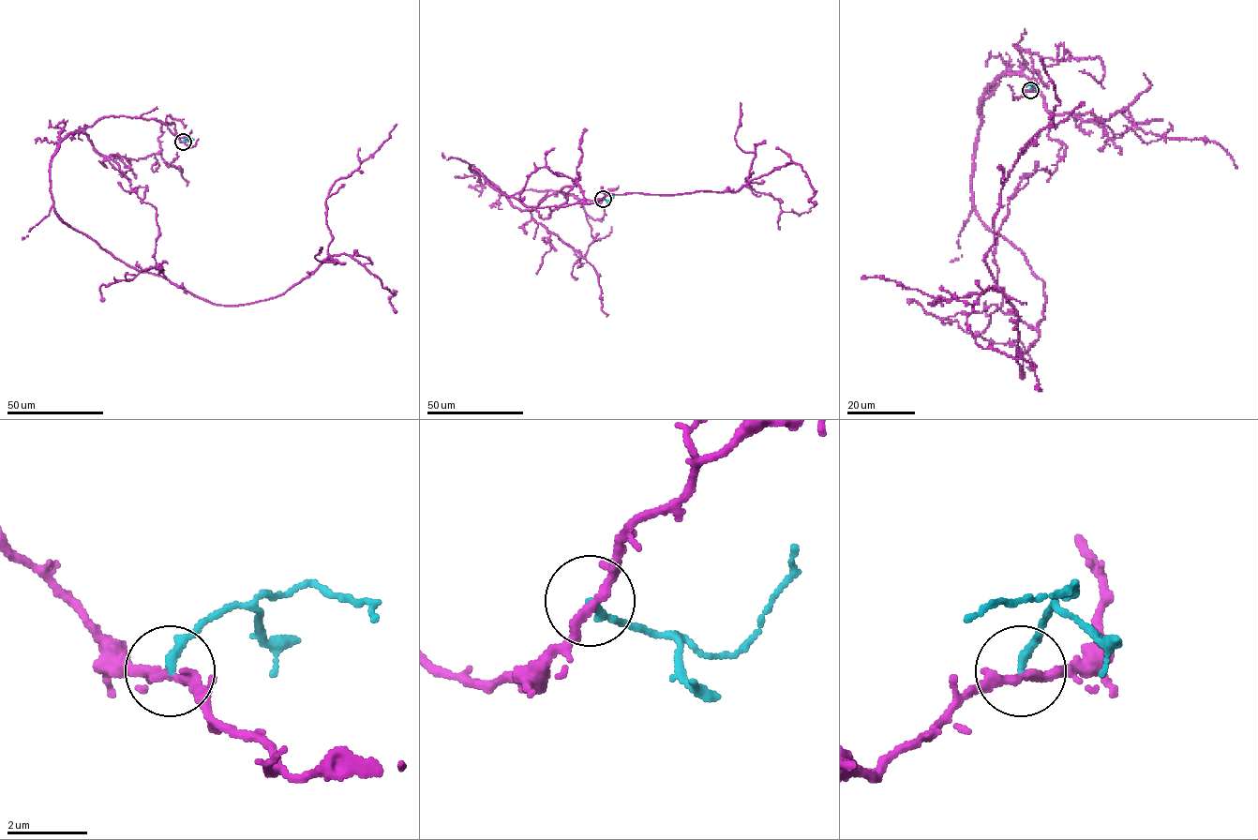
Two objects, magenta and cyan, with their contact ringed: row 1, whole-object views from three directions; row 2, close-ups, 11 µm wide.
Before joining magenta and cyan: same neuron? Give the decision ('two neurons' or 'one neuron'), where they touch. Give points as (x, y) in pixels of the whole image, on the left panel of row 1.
two neurons; place (183, 142)

